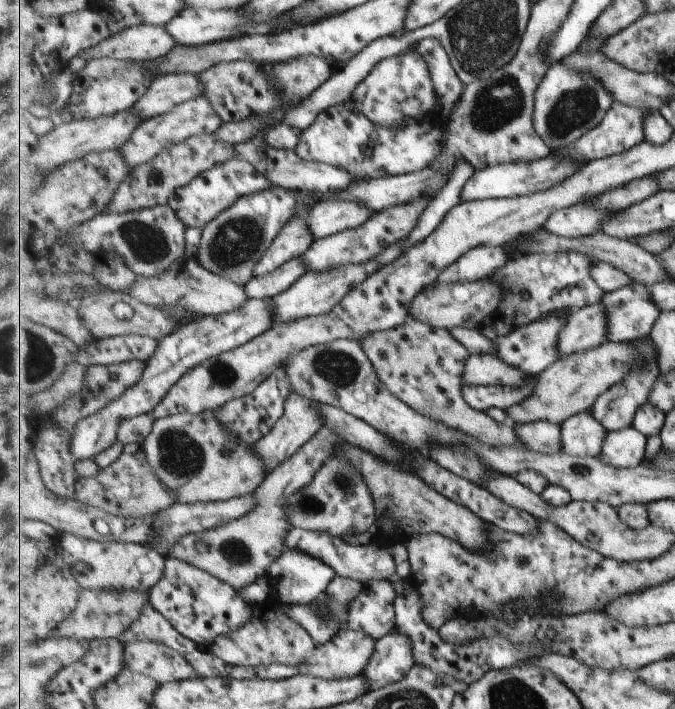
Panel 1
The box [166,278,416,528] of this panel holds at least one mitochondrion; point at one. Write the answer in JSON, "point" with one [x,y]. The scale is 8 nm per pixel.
{"point":[338,369]}

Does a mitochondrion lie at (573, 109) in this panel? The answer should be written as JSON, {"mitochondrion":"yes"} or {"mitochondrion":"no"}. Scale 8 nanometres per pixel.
{"mitochondrion":"yes"}

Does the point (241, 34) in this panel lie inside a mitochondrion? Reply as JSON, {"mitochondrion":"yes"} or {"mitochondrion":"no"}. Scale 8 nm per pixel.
{"mitochondrion":"no"}

